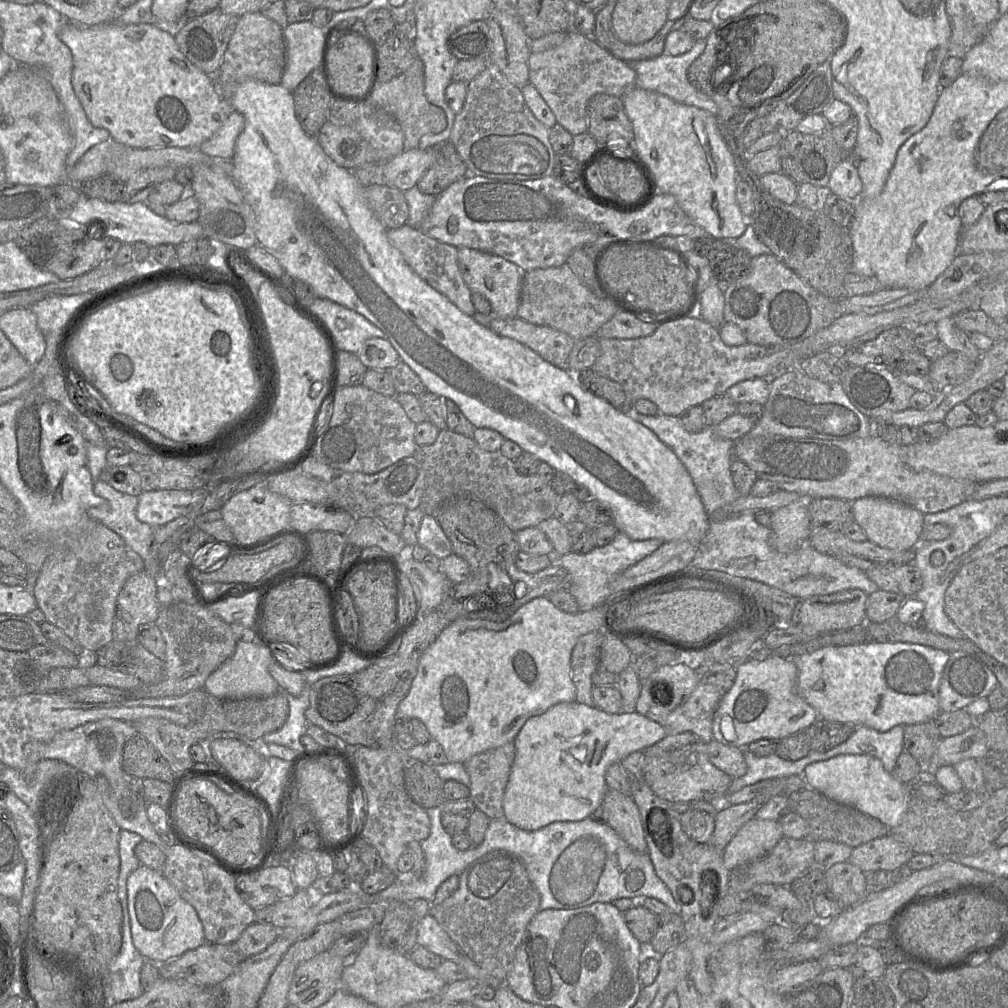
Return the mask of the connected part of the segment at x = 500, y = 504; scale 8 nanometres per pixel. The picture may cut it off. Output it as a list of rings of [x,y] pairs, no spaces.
[[[449,429],[441,430],[433,444],[417,447],[413,456],[424,470],[425,490],[419,508],[425,515],[435,516],[437,508],[445,500],[458,494],[468,494],[492,509],[514,532],[528,527],[537,527],[542,521],[554,516],[559,496],[549,483],[537,473],[519,474],[514,467],[513,460],[505,457],[500,450],[488,452],[481,449],[473,438]]]

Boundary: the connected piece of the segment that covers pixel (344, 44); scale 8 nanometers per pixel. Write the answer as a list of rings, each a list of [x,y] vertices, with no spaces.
[[[336,32],[334,44],[327,55],[328,80],[331,87],[353,97],[364,97],[372,87],[375,77],[374,54],[368,43],[361,37]]]

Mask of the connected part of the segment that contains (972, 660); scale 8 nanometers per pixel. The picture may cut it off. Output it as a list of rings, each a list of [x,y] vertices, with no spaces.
[[[963,651],[951,652],[939,686],[940,712],[965,709],[969,704],[980,698],[987,698],[998,685],[994,673],[975,654]]]

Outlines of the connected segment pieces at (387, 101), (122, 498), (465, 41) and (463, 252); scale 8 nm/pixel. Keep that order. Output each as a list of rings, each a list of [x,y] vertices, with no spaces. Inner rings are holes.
[[[414,56],[408,69],[388,82],[378,83],[369,104],[376,105],[392,114],[400,123],[406,149],[417,149],[420,139],[427,134],[437,134],[447,125],[447,118],[441,108],[431,105],[424,91],[424,65]]]
[[[98,480],[93,486],[94,493],[107,500],[106,504],[91,507],[87,515],[91,520],[99,521],[113,532],[117,533],[124,542],[136,552],[144,561],[144,569],[155,577],[161,574],[160,562],[155,555],[155,542],[153,540],[154,527],[140,521],[136,516],[138,497],[114,489],[110,484]]]
[[[484,20],[471,22],[448,39],[450,52],[459,60],[489,59],[492,39],[488,24]]]
[[[458,248],[457,261],[462,278],[470,291],[483,295],[490,303],[495,317],[517,317],[524,272],[514,263],[491,253]]]

